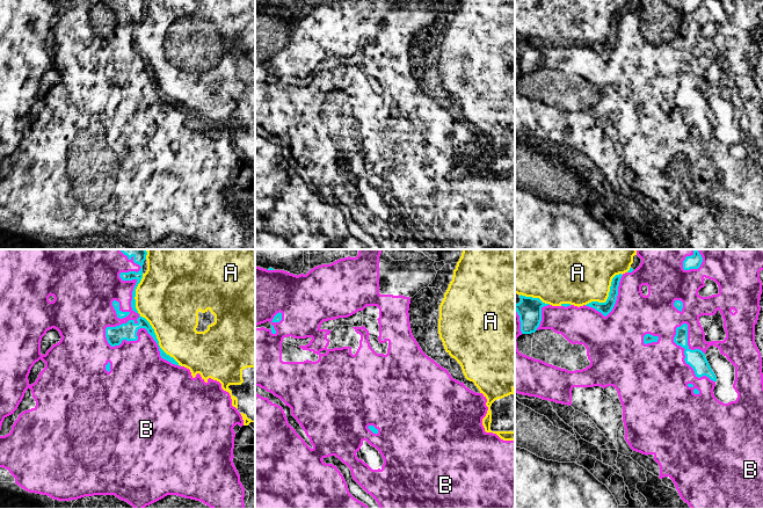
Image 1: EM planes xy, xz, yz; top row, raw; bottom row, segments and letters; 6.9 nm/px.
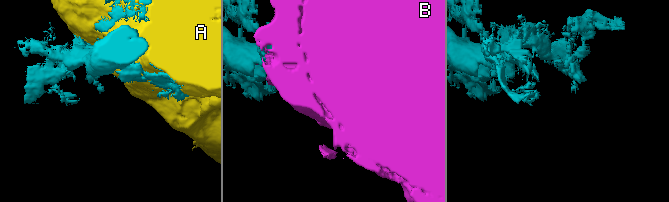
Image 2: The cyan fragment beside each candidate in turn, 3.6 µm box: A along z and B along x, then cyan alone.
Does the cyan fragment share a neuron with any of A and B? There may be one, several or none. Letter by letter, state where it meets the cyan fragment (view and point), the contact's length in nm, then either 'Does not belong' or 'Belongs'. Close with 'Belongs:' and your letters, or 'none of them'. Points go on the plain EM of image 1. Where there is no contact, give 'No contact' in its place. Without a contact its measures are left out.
A: Touches cyan at xy (147, 62). Shared border 700 nm. Does not belong
B: Touches cyan at xy (113, 67). Shared border 800 nm. Belongs
Belongs: B

